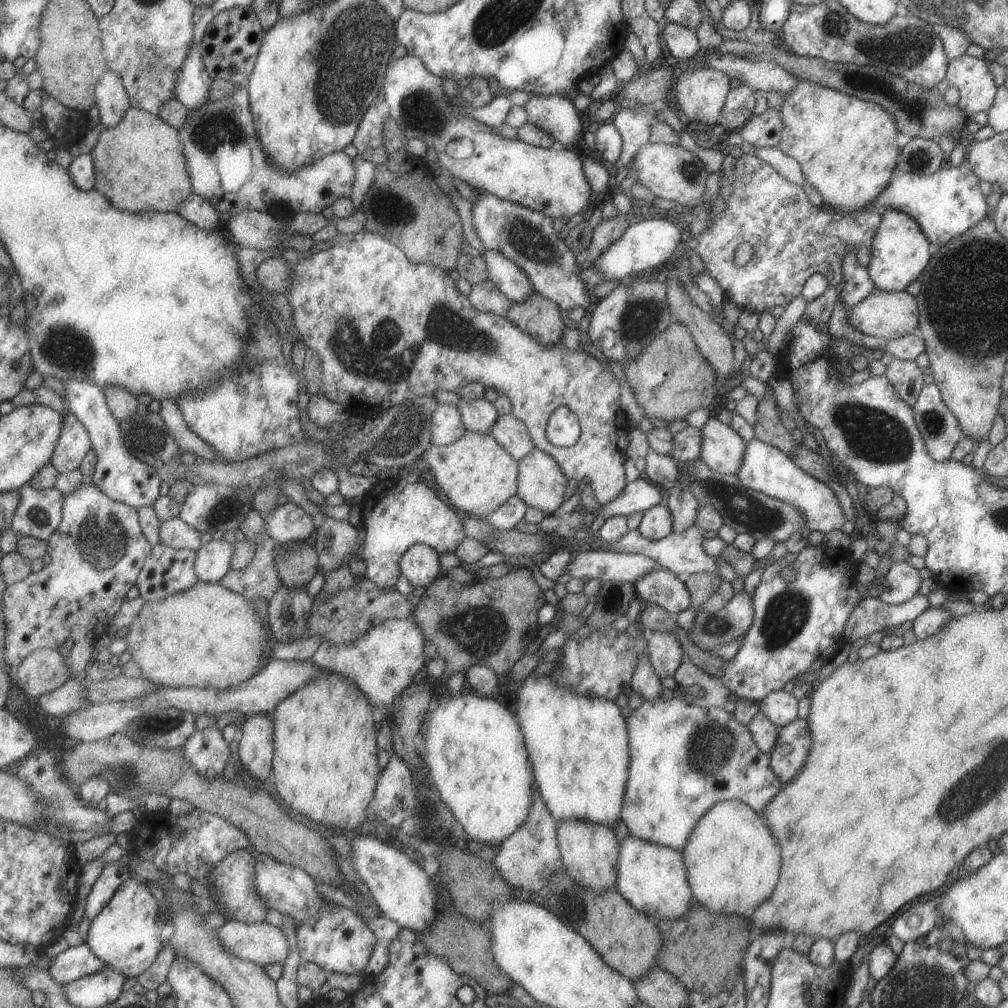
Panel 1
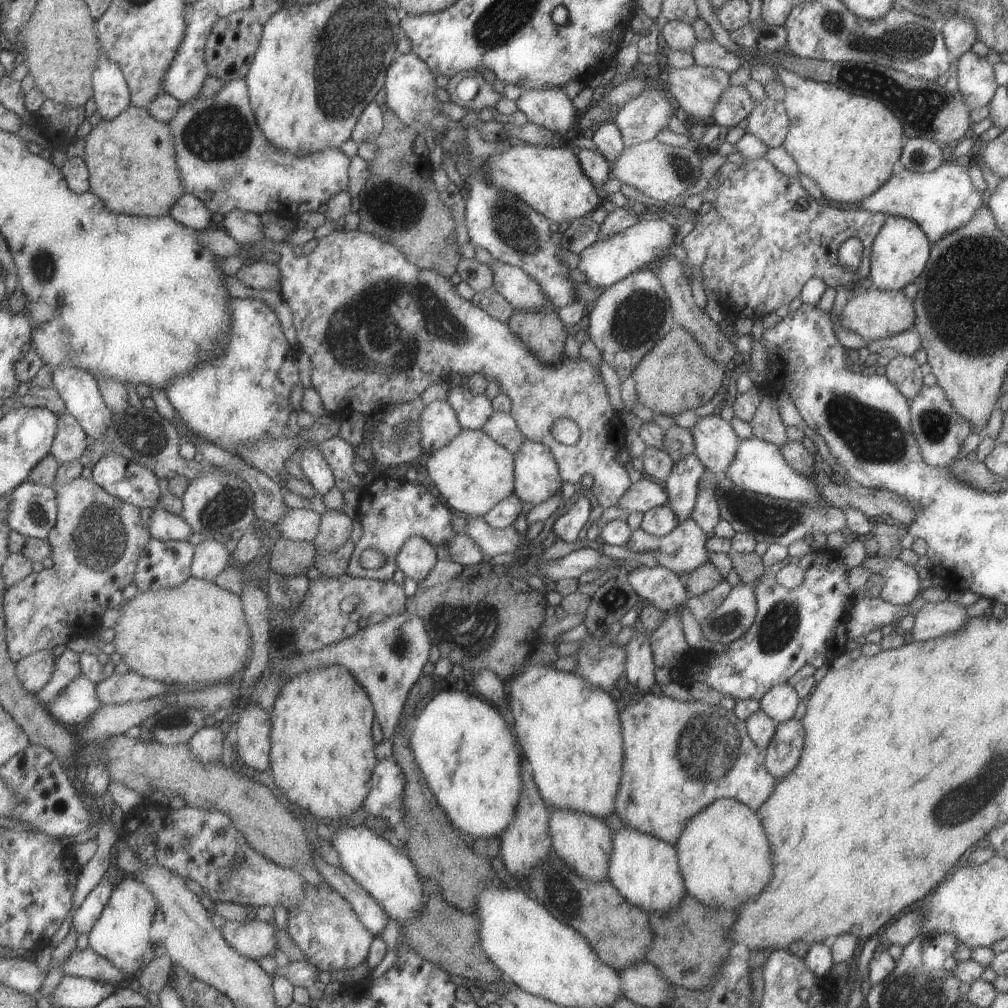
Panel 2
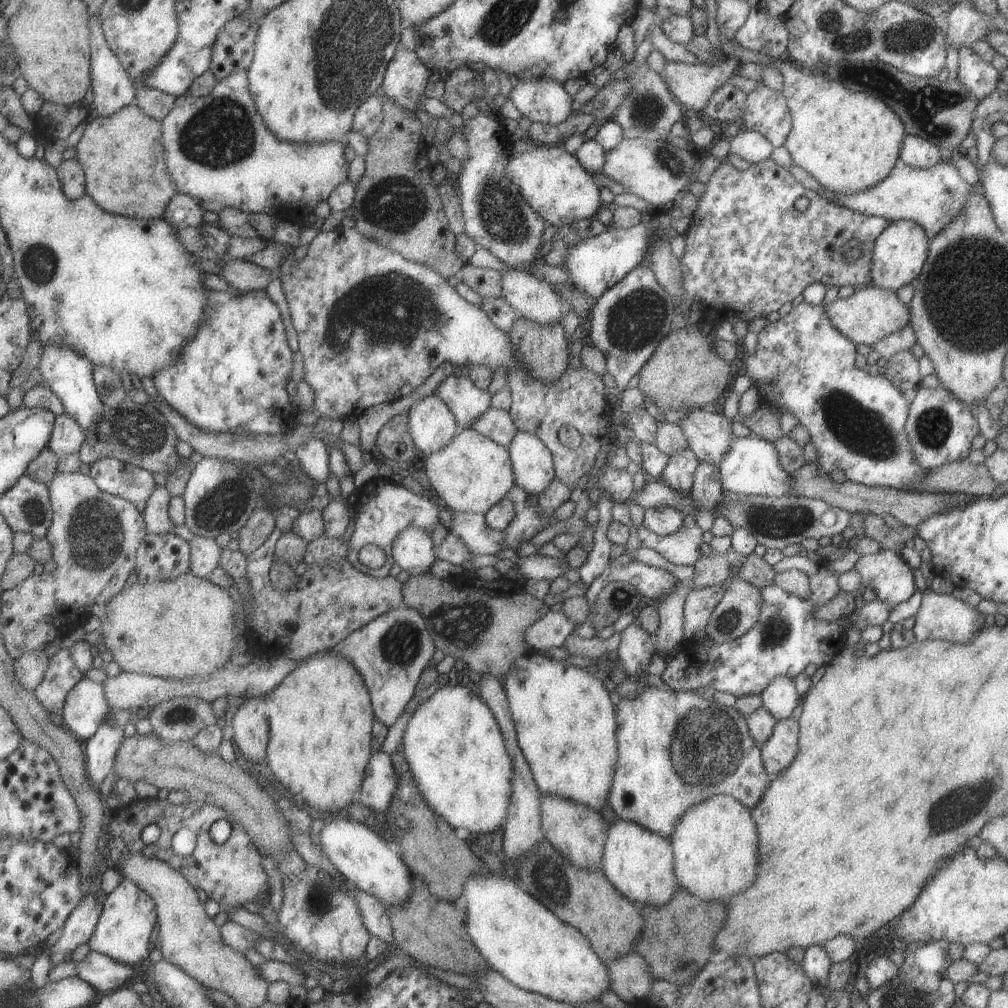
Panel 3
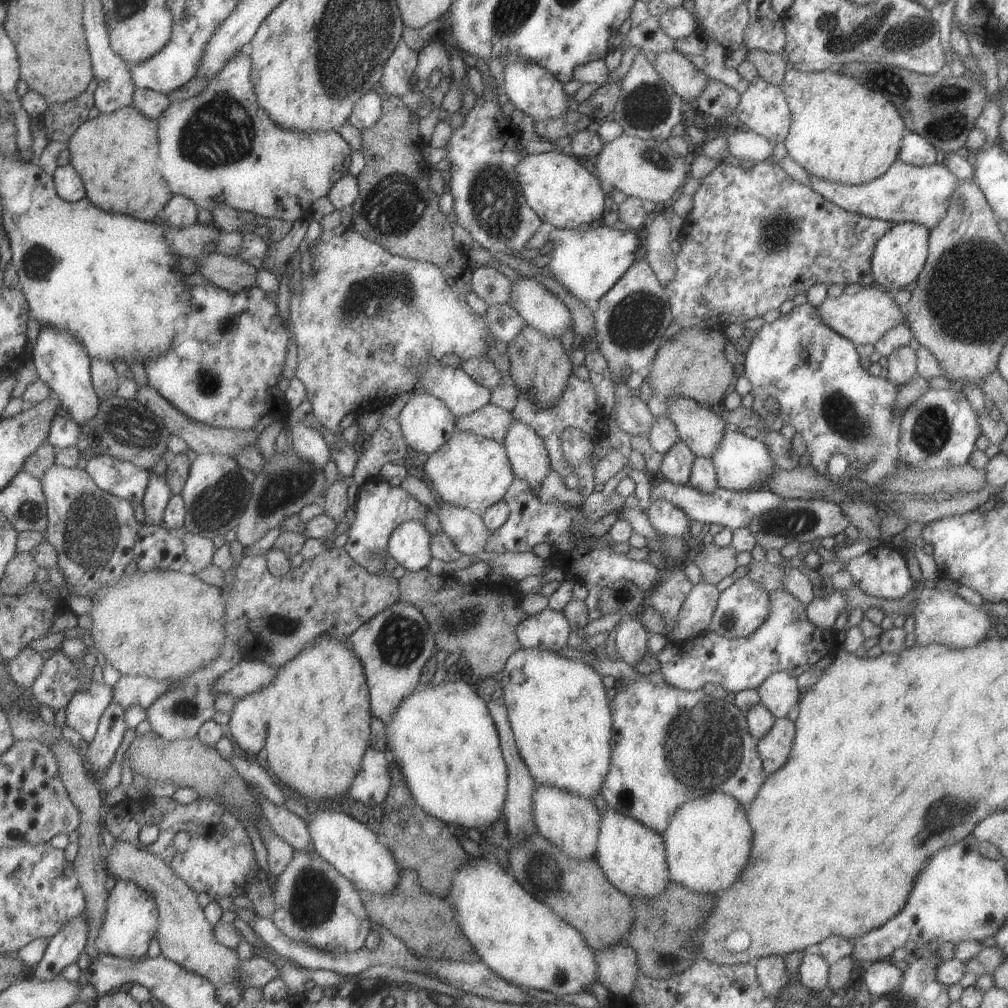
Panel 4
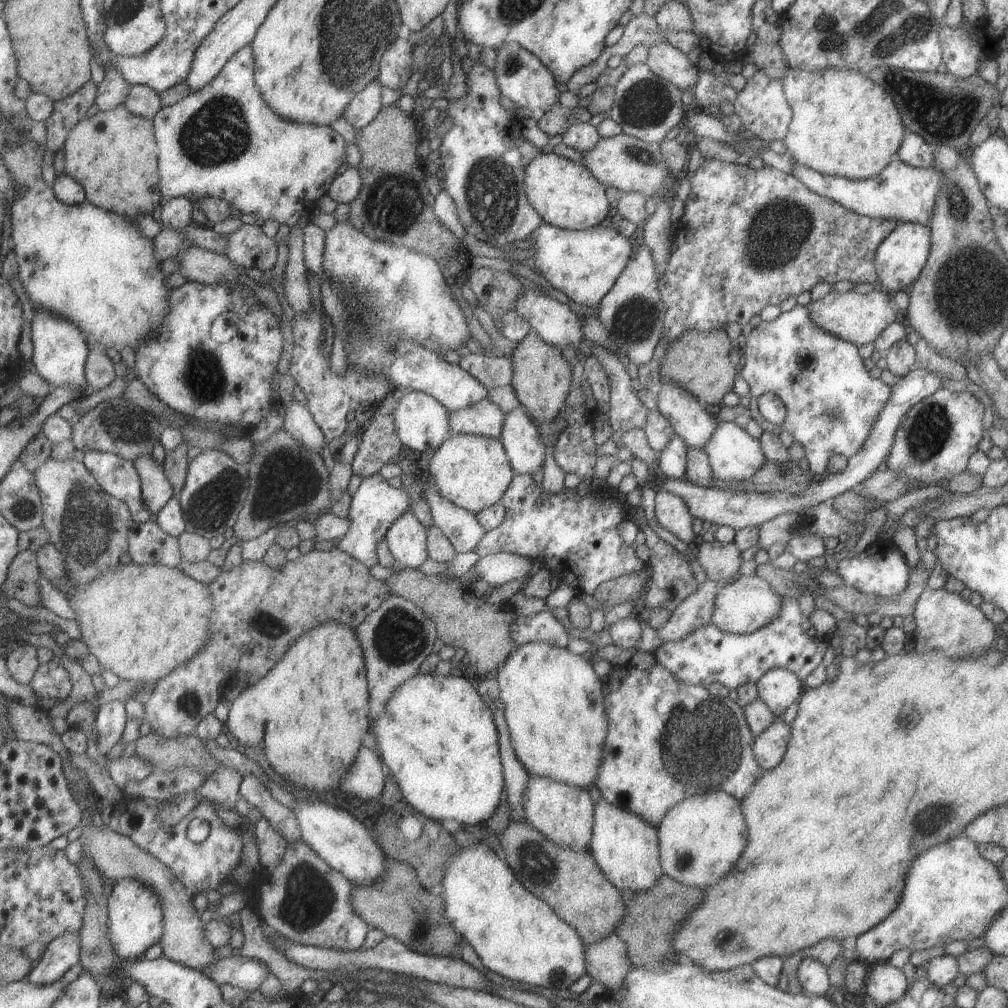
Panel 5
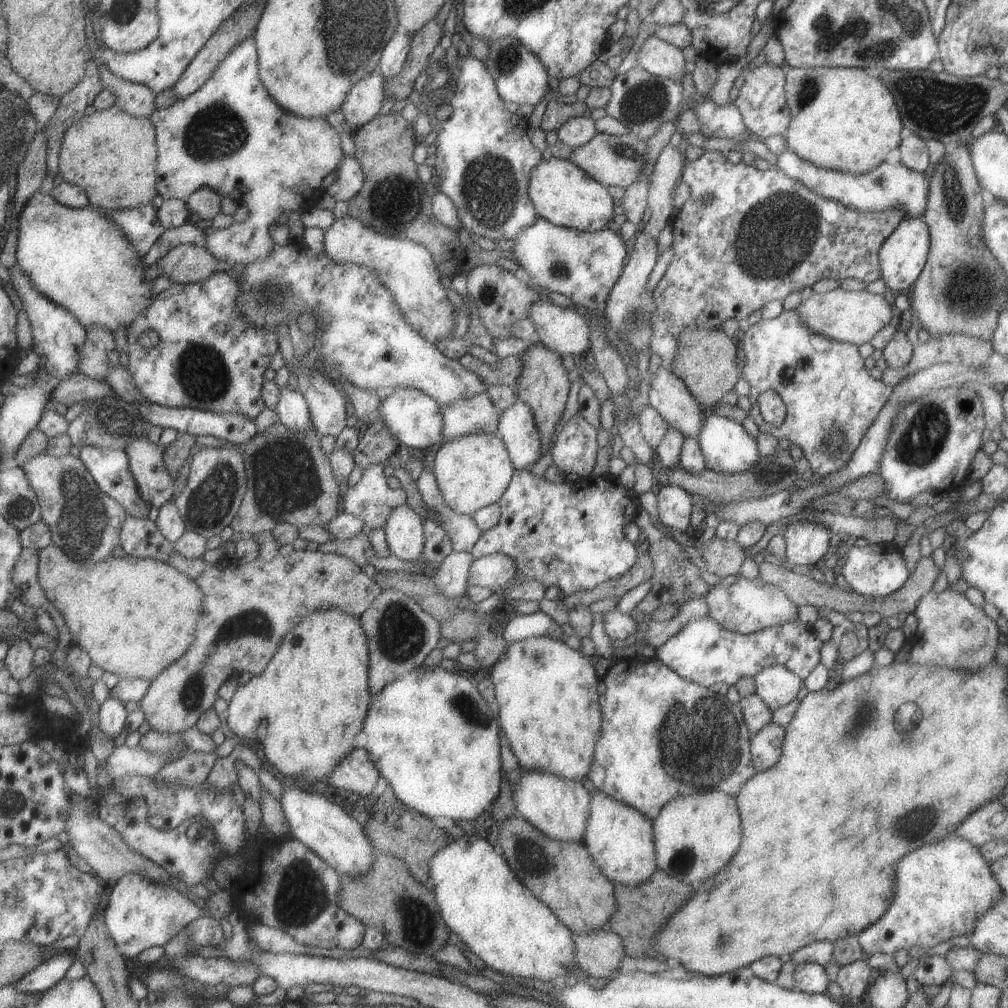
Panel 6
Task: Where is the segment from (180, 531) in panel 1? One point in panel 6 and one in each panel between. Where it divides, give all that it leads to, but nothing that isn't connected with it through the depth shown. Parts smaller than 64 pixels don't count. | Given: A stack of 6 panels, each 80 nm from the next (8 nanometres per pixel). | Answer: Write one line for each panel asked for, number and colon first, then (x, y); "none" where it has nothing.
2: (163, 526)
3: (156, 518)
4: (157, 493)
5: (155, 490)
6: (155, 486)

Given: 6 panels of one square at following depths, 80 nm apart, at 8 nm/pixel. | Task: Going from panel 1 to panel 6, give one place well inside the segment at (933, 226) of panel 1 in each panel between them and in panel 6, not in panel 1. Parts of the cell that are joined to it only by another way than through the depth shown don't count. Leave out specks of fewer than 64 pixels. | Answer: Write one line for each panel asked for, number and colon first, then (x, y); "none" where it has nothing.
2: (941, 201)
3: (930, 197)
4: (921, 195)
5: (901, 192)
6: (887, 186)

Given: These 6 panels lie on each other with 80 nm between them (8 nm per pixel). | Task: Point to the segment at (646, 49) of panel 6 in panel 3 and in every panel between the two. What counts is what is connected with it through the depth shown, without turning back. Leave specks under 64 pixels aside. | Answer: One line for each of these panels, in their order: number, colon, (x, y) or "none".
3: (693, 85)
4: (686, 81)
5: (668, 63)

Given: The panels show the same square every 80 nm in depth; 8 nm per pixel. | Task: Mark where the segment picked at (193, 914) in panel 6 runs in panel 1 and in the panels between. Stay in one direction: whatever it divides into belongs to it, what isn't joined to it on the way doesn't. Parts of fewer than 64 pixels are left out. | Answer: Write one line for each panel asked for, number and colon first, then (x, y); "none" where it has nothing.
1: (122, 935)
2: (121, 933)
3: (124, 924)
4: (131, 917)
5: (134, 922)

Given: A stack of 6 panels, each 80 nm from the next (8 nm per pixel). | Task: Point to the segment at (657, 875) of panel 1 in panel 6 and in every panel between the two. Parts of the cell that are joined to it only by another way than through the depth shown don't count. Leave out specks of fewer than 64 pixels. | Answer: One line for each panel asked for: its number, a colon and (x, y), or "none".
2: (644, 870)
3: (639, 863)
4: (632, 857)
5: (625, 848)
6: (620, 839)

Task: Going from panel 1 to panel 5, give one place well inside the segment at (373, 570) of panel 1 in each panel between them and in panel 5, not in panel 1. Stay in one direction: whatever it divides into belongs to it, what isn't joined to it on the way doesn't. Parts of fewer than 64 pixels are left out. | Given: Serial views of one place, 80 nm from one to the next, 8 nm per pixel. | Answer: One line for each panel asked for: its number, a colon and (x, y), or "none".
2: (390, 511)
3: (383, 509)
4: (379, 508)
5: (375, 504)

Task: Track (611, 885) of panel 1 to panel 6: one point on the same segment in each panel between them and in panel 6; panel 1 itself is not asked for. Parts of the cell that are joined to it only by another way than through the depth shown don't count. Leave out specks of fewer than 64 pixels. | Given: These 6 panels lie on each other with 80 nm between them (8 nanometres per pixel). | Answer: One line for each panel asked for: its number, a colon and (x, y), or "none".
2: (583, 842)
3: (578, 833)
4: (570, 822)
5: (564, 814)
6: (557, 807)

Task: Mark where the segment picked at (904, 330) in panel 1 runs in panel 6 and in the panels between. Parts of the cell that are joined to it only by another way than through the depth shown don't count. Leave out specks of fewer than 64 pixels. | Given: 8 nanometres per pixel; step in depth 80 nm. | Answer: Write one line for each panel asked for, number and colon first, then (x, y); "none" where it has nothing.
2: (874, 314)
3: (870, 313)
4: (864, 317)
5: (858, 318)
6: (853, 317)

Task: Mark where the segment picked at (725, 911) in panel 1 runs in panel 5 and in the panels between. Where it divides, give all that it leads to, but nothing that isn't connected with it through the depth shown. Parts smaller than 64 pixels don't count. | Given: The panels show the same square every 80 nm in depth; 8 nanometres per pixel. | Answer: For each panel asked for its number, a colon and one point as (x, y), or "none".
2: (724, 860)
3: (714, 844)
4: (707, 841)
5: (700, 839)

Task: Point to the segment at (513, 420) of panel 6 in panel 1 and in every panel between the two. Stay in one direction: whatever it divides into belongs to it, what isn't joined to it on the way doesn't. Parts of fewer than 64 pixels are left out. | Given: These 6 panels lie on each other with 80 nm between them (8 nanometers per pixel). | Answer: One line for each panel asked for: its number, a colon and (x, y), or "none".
1: (541, 483)
2: (536, 478)
3: (533, 470)
4: (528, 457)
5: (523, 445)

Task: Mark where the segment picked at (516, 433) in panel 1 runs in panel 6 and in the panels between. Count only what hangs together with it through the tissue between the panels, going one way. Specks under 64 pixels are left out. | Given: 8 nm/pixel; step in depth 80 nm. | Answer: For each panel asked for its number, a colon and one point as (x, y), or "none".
2: (502, 428)
3: (496, 424)
4: (491, 422)
5: (484, 418)
6: (477, 415)

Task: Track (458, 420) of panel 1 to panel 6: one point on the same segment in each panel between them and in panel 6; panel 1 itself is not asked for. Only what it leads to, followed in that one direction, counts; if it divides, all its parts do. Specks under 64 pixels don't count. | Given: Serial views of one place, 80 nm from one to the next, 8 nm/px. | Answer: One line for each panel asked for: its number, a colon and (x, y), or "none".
2: (438, 423)
3: (432, 426)
4: (426, 423)
5: (421, 422)
6: (415, 420)

